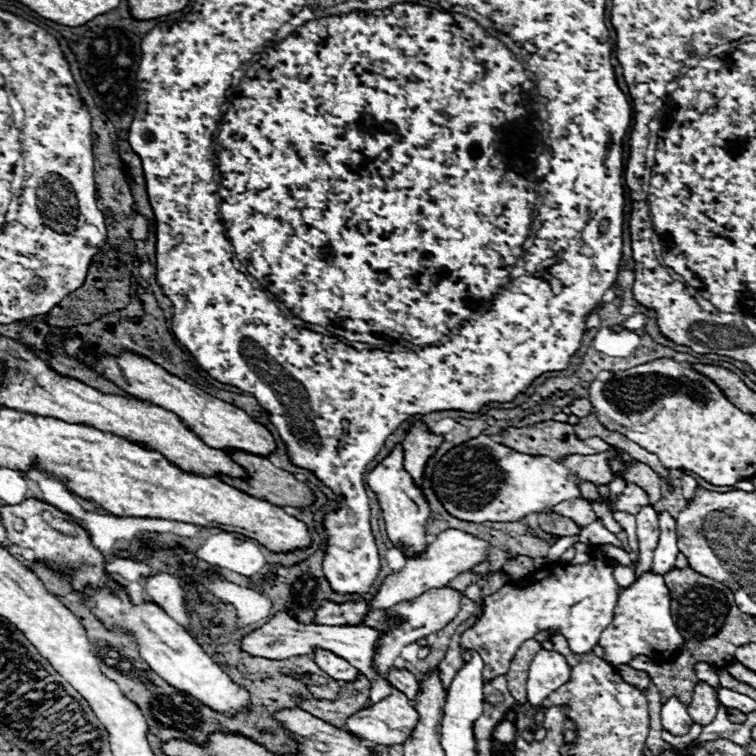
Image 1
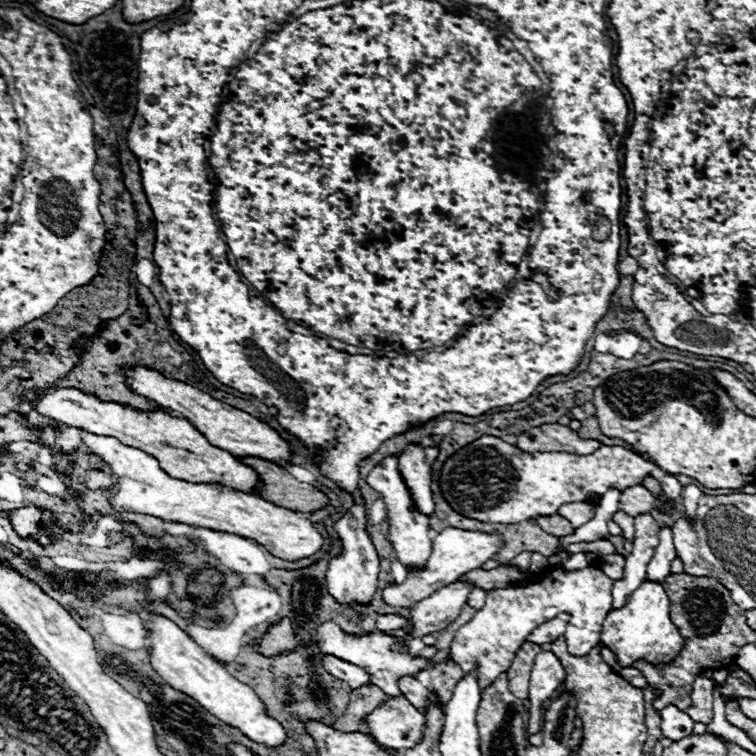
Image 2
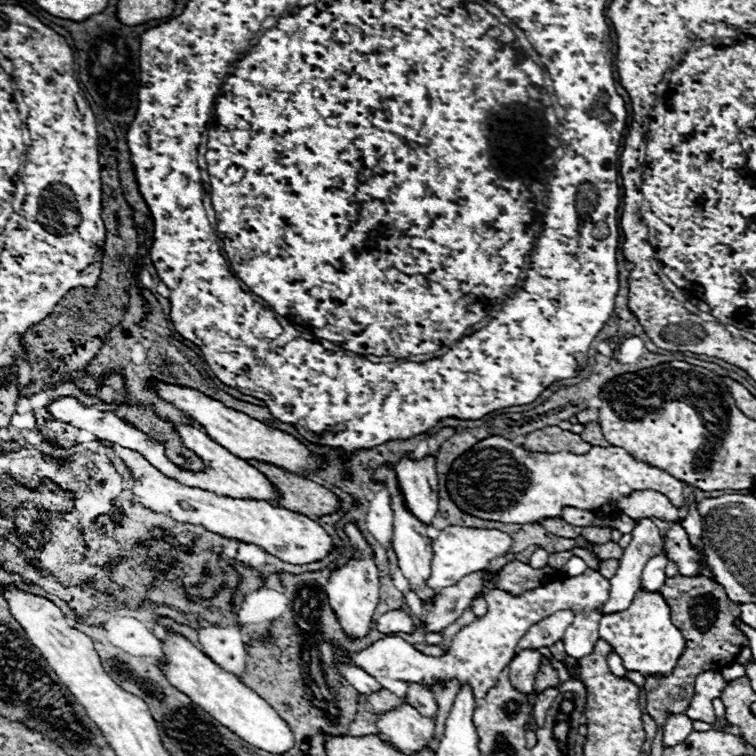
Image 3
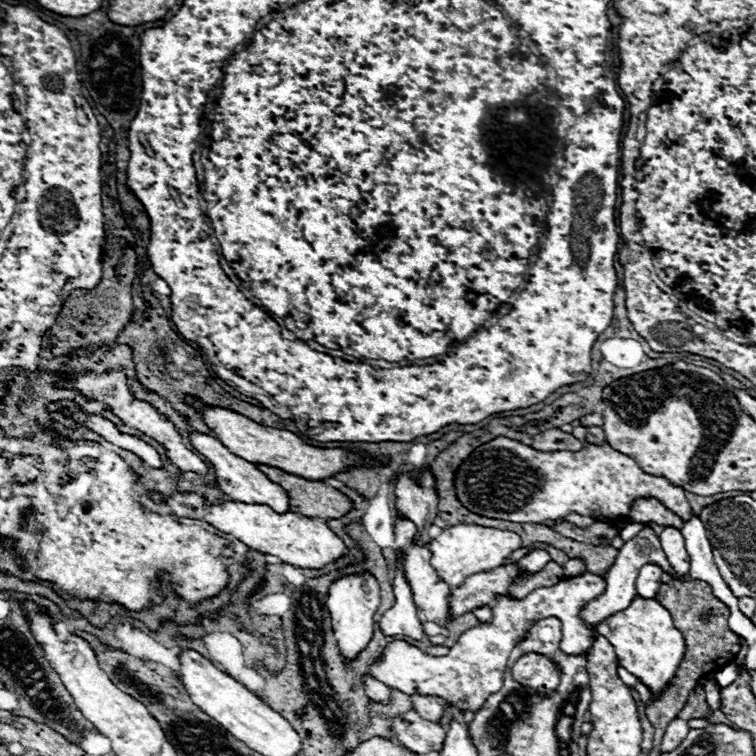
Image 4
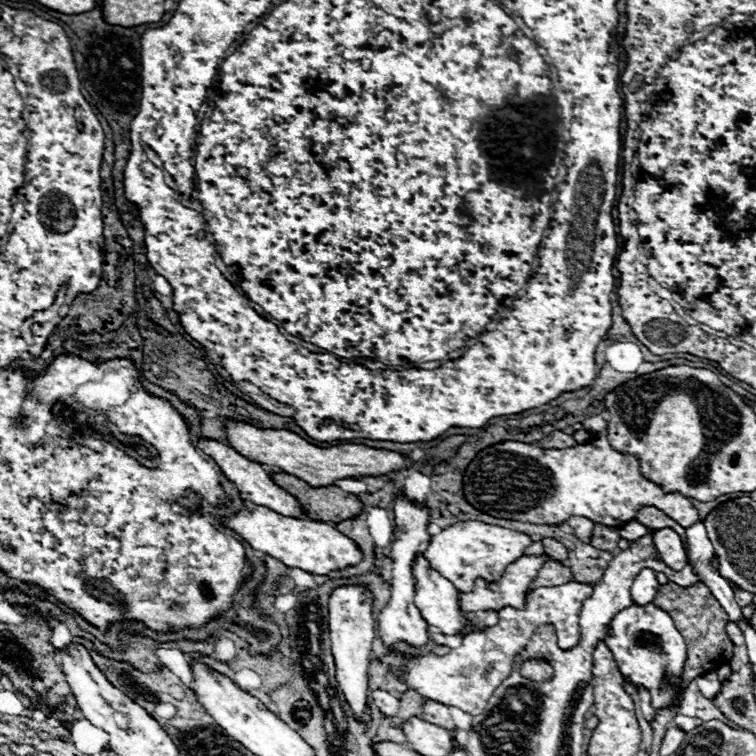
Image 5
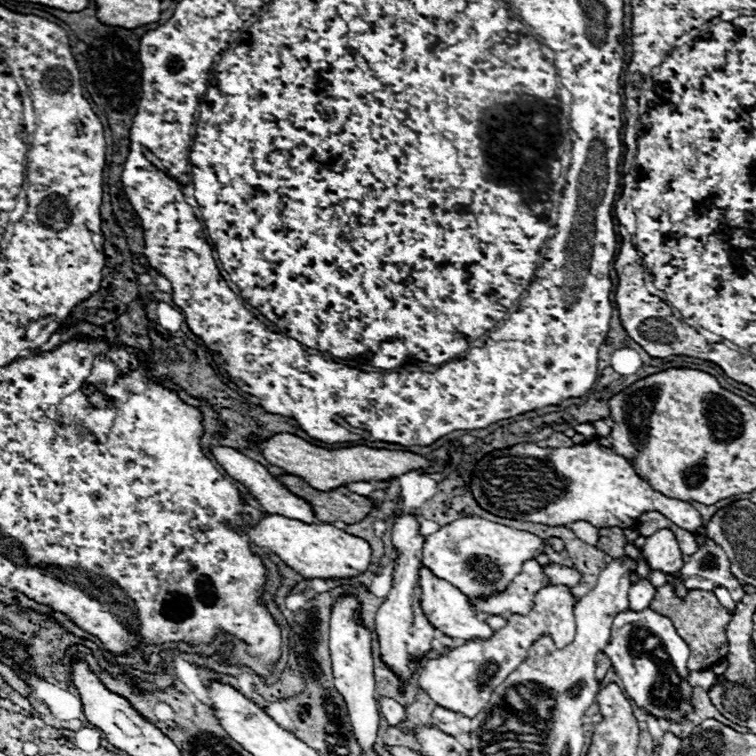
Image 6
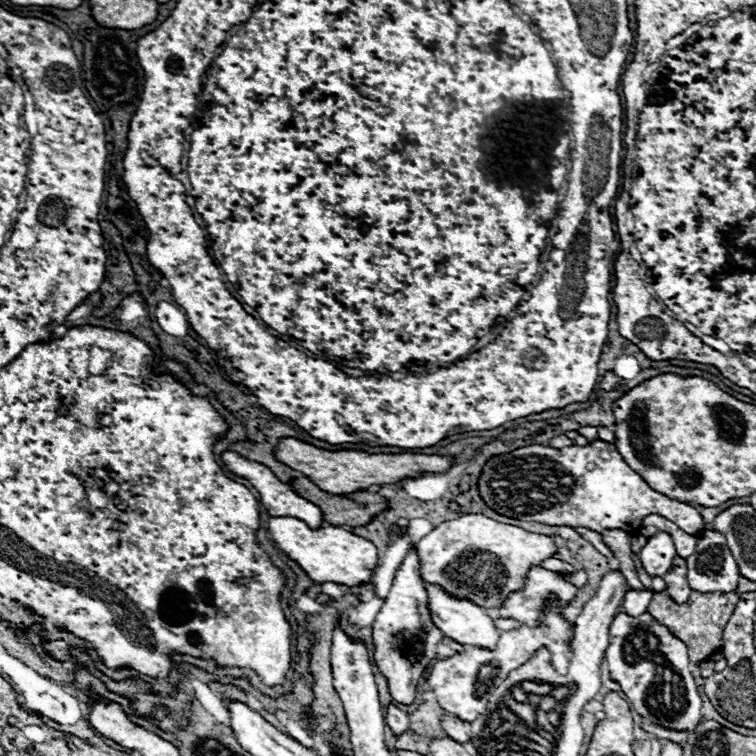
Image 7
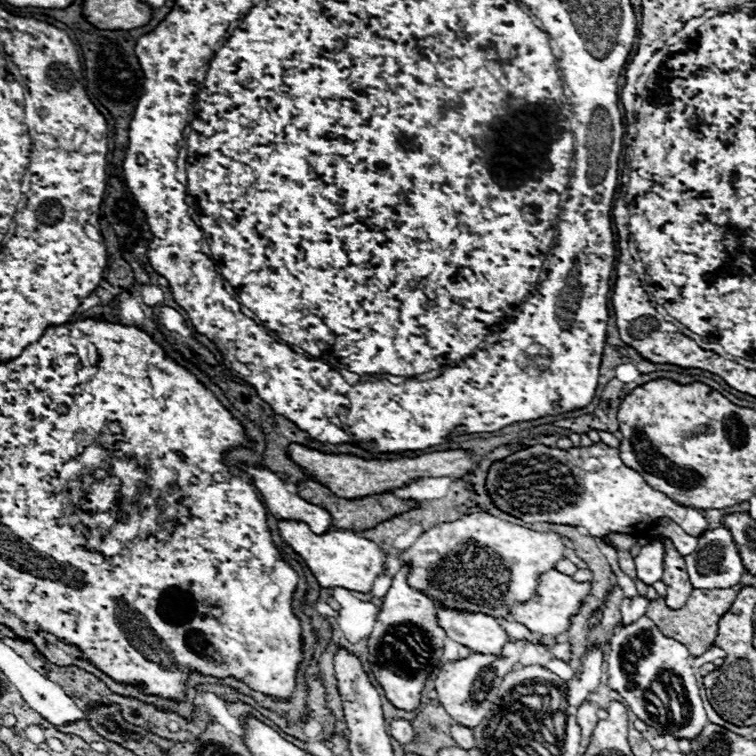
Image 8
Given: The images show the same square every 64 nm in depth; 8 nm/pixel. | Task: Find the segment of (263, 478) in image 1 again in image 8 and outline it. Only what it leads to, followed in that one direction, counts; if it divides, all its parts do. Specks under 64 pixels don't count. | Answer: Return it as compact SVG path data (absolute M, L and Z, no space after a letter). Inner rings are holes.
M304 480L298 484L298 494L308 500L310 504L316 504L316 506L322 506L324 510L328 510L332 514L332 524L334 528L340 528L340 530L352 530L352 532L358 532L358 530L370 530L370 528L376 528L380 522L384 520L392 520L394 516L398 514L404 514L412 508L418 508L418 500L404 500L404 498L398 498L394 494L380 494L380 496L366 496L366 498L358 498L358 500L348 500L348 498L338 498L336 494L332 494L326 486L314 482L314 480Z

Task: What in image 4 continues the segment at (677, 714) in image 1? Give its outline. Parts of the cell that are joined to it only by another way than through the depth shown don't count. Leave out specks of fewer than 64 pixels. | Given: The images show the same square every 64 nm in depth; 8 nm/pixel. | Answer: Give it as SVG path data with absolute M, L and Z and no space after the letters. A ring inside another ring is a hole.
M674 718L672 724L668 724L666 734L664 734L664 738L662 738L662 746L660 746L662 754L674 750L674 748L686 738L688 730L690 730L690 728L688 728L688 722L686 722L684 718Z

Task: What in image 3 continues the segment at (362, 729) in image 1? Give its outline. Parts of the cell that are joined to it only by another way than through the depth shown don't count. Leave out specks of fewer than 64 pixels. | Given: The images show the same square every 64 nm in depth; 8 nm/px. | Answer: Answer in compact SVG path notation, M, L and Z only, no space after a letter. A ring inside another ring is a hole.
M404 704L398 710L382 714L378 728L380 736L386 738L386 742L406 754L412 754L420 752L434 740L436 724L434 720L420 716L410 704Z

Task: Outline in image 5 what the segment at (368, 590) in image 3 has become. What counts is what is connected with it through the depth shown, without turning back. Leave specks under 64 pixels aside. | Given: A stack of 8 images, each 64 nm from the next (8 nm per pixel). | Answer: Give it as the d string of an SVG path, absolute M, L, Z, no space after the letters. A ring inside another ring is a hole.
M340 586L332 592L330 598L330 642L332 642L332 654L334 654L334 662L336 662L336 682L340 686L340 692L346 696L354 716L362 722L368 724L370 722L370 706L368 706L368 698L370 698L370 688L368 688L368 668L370 668L370 654L372 654L372 640L374 640L374 618L372 618L372 596L366 588L358 588L358 586Z

